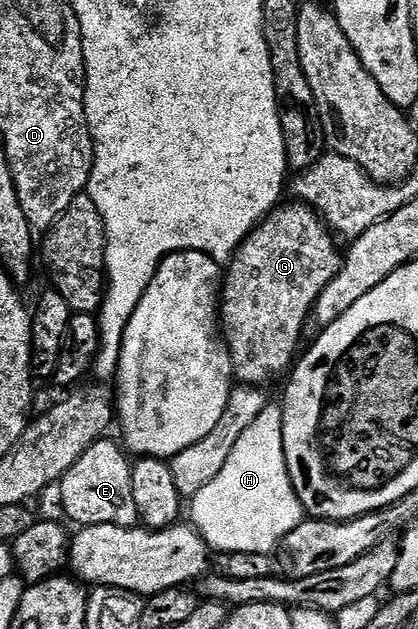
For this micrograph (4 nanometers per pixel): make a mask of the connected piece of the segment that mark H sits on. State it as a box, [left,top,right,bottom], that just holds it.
[191,404,306,555]

